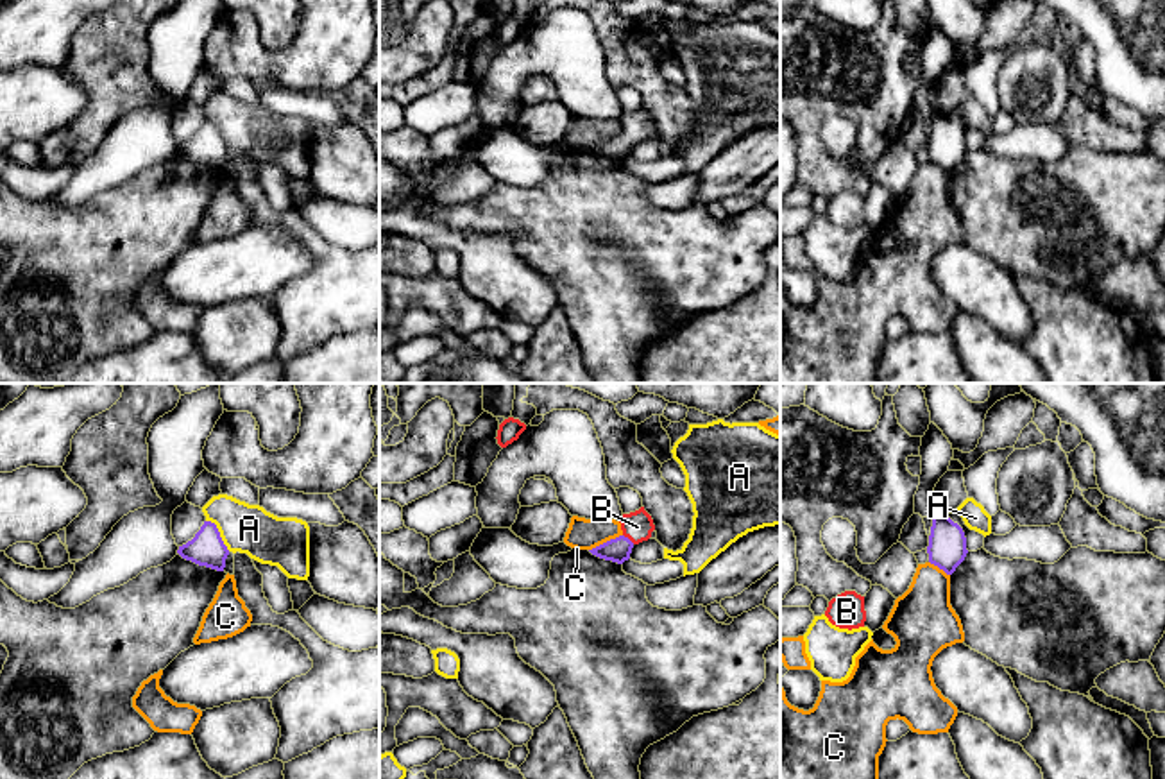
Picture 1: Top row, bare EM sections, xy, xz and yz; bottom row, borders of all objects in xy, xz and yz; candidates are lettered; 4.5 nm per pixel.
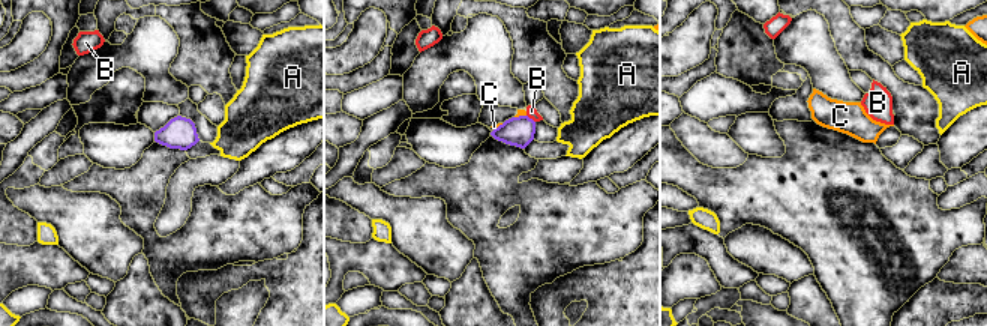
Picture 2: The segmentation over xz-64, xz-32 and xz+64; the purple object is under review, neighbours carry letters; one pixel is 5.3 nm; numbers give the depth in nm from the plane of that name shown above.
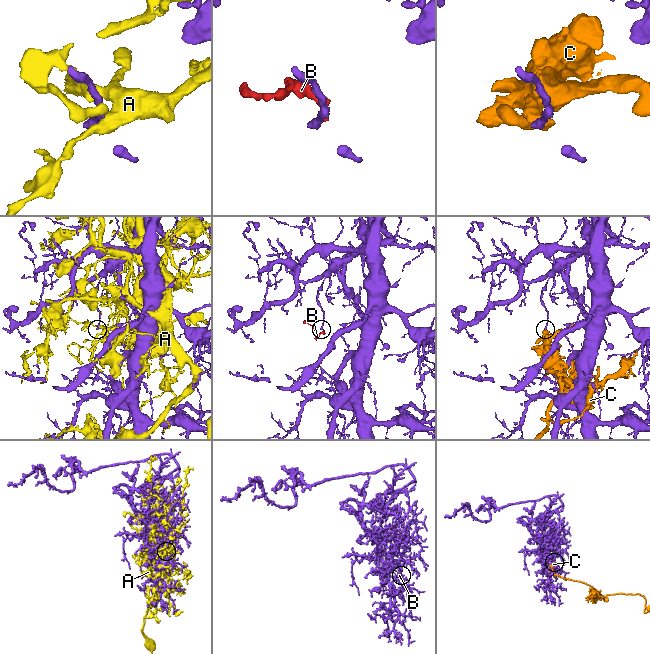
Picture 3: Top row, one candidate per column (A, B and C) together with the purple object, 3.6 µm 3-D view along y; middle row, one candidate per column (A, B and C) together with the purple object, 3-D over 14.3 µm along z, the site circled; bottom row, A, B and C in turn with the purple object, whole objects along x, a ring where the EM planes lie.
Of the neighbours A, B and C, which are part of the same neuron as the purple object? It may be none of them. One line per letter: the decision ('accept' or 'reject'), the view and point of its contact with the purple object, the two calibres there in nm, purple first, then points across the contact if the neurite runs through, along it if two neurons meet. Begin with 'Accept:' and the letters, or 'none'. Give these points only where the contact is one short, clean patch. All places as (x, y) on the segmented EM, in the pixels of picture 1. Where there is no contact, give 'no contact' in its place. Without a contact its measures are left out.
Accept: B
A: reject; meets purple in xy at (219, 534); 160 nm thick on the purple side, 220 nm on the other
B: accept; meets purple in xz at (627, 538); 110 nm thick on the purple side, 140 nm on the other; runs through xz (618, 550), (627, 538), (637, 527)
C: reject; meets purple in xz at (607, 541); 110 nm thick on the purple side, 140 nm on the other

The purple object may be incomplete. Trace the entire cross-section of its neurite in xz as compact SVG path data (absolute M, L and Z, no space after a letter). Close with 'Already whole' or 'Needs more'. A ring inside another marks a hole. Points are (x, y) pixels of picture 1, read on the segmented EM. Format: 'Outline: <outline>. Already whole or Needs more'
Outline: M644 507L635 512L623 514L619 523L623 534L589 550L592 555L623 564L630 559L632 548L642 541L648 541L651 537L651 532L655 530L653 519L644 510Z. Needs more

